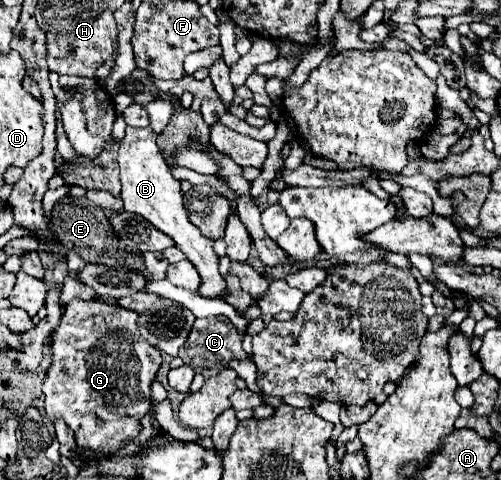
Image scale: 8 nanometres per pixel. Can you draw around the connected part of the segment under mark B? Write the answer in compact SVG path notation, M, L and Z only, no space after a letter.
M126 128L126 138L118 146L118 164L120 164L120 180L122 180L122 202L124 210L134 212L148 220L156 230L170 236L190 260L198 274L200 274L200 288L198 294L204 298L224 298L228 294L228 286L218 272L218 256L212 250L212 244L198 228L188 220L188 214L182 204L180 194L180 182L170 174L170 166L164 162L158 144L156 144L156 132L148 128Z

